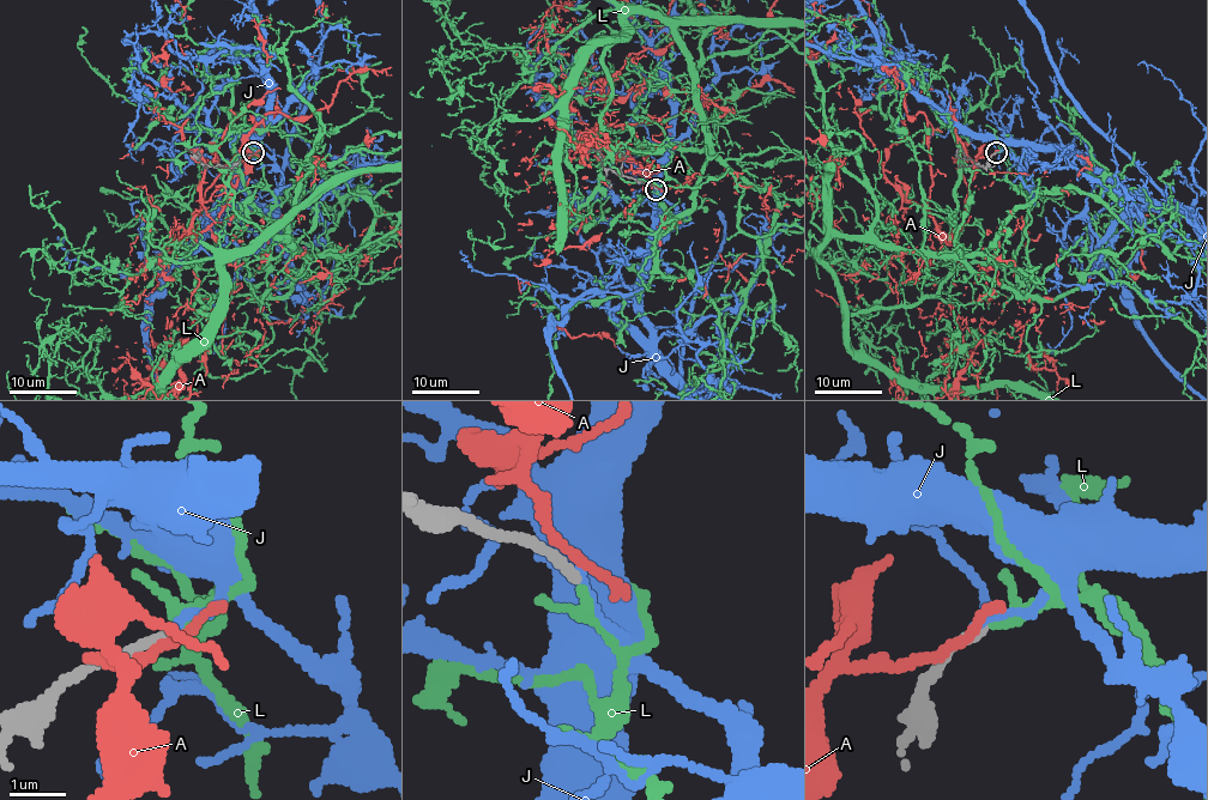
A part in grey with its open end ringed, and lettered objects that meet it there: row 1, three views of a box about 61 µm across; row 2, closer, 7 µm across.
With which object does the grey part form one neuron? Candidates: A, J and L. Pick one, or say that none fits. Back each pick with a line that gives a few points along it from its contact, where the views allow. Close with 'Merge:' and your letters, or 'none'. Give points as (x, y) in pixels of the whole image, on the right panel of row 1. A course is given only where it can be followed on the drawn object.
Merge: L

